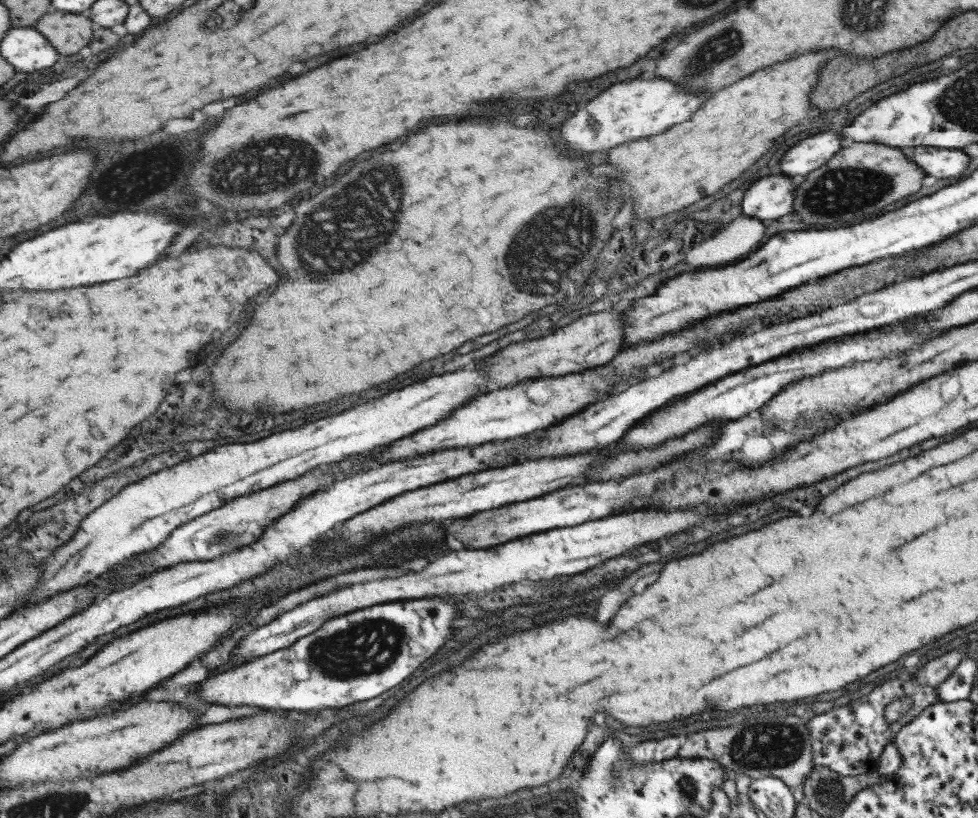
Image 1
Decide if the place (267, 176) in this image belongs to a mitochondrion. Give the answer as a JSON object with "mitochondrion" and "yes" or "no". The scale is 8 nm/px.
{"mitochondrion":"yes"}

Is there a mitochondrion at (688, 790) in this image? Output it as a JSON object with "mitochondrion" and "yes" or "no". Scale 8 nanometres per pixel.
{"mitochondrion":"yes"}

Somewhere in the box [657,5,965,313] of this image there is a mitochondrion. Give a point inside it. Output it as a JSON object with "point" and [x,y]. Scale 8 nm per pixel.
{"point":[856,187]}

